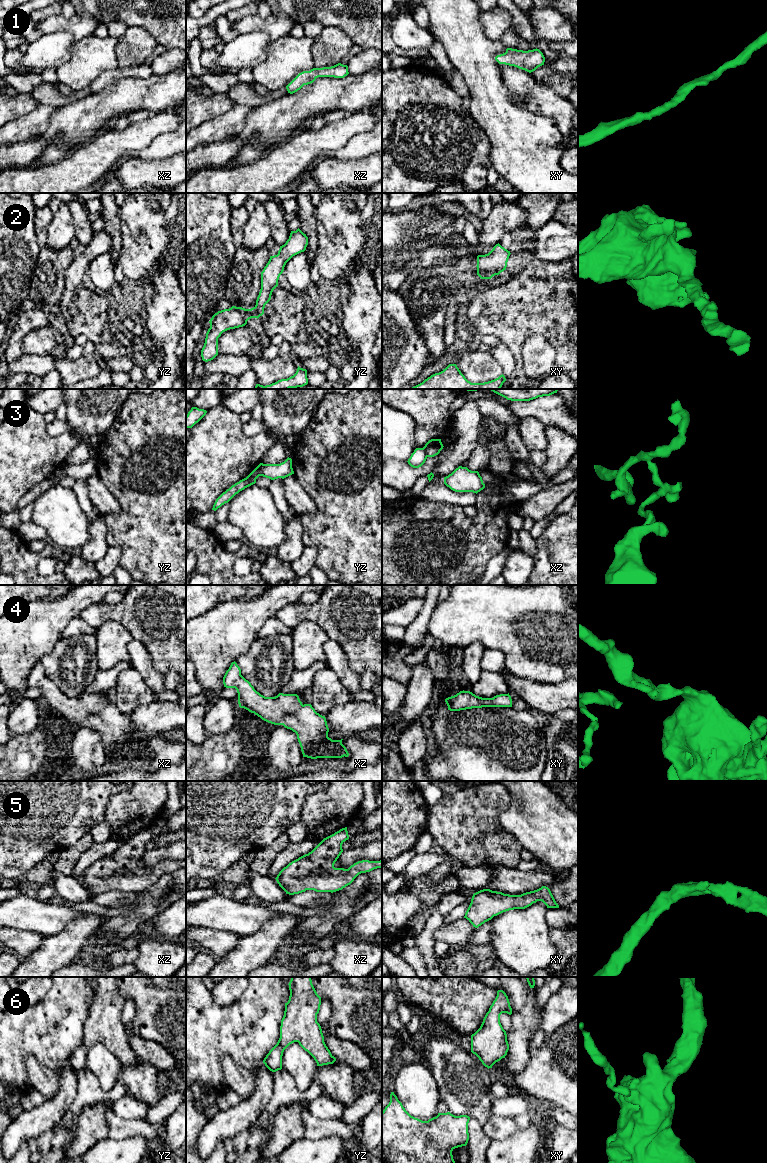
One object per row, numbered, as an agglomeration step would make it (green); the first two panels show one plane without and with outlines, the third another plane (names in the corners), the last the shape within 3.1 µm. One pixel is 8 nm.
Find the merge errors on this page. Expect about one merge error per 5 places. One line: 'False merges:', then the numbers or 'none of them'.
False merges: 3

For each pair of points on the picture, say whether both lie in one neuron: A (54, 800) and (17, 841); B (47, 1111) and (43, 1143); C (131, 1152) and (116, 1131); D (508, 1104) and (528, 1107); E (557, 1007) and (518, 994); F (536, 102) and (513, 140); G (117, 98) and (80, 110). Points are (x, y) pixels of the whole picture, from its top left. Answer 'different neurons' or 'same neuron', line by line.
A: same neuron
B: different neurons
C: different neurons
D: same neuron
E: different neurons
F: different neurons
G: same neuron

